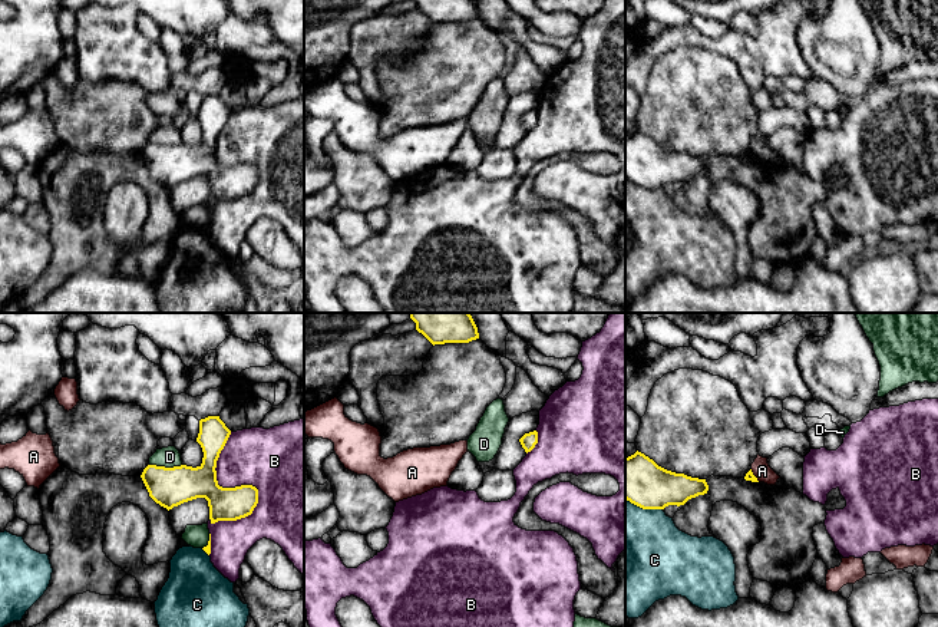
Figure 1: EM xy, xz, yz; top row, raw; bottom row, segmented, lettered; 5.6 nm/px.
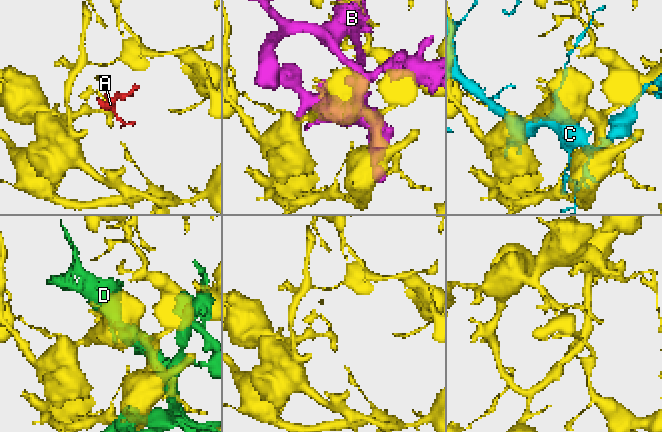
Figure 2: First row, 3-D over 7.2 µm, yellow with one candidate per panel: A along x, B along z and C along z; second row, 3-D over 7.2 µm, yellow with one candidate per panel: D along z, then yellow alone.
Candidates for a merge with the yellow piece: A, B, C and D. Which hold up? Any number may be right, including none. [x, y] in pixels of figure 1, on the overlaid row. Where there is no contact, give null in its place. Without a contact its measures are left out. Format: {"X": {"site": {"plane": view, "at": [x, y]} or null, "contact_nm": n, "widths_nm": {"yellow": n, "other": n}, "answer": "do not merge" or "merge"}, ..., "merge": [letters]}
{"A": {"site": {"plane": "yz", "at": [753, 475]}, "contact_nm": 90, "widths_nm": {"yellow": 50, "other": 100}, "answer": "do not merge"}, "B": {"site": {"plane": "xy", "at": [244, 485]}, "contact_nm": 550, "widths_nm": {"yellow": 190, "other": 400}, "answer": "do not merge"}, "C": {"site": {"plane": "yz", "at": [644, 508]}, "contact_nm": 220, "widths_nm": {"yellow": 260, "other": 500}, "answer": "do not merge"}, "D": {"site": {"plane": "xy", "at": [164, 467]}, "contact_nm": 180, "widths_nm": {"yellow": 220, "other": 120}, "answer": "do not merge"}, "merge": []}

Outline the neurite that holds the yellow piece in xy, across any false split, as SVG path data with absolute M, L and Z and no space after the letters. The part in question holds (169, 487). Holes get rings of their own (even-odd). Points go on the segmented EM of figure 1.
M219 416L201 419L196 442L204 452L202 463L196 468L148 465L141 478L149 496L168 511L184 502L205 498L211 524L251 515L258 504L258 489L252 485L222 488L217 481L217 461L229 435L231 430Z

